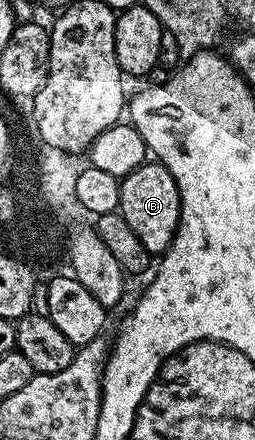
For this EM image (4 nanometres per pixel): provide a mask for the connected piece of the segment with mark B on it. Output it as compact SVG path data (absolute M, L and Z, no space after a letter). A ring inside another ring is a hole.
M145 162L137 166L120 183L120 206L118 212L129 223L130 229L138 236L138 241L151 254L162 254L170 246L176 228L180 224L180 195L178 186L159 162Z

